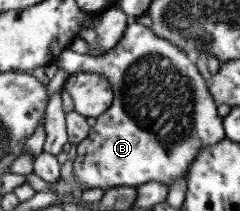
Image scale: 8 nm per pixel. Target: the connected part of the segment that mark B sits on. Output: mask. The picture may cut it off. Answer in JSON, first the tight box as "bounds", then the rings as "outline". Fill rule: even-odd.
{"bounds":[56,24,224,190],"outline":[[[128,24],[118,43],[100,56],[80,55],[65,48],[56,62],[57,68],[67,76],[80,72],[104,76],[113,92],[109,107],[93,120],[90,131],[76,147],[74,176],[85,190],[137,186],[148,181],[160,181],[169,186],[180,177],[185,180],[188,167],[200,149],[224,138],[222,117],[218,116],[217,106],[207,89],[208,83],[198,73],[192,57],[186,56],[168,41],[154,36],[146,26]]]}

